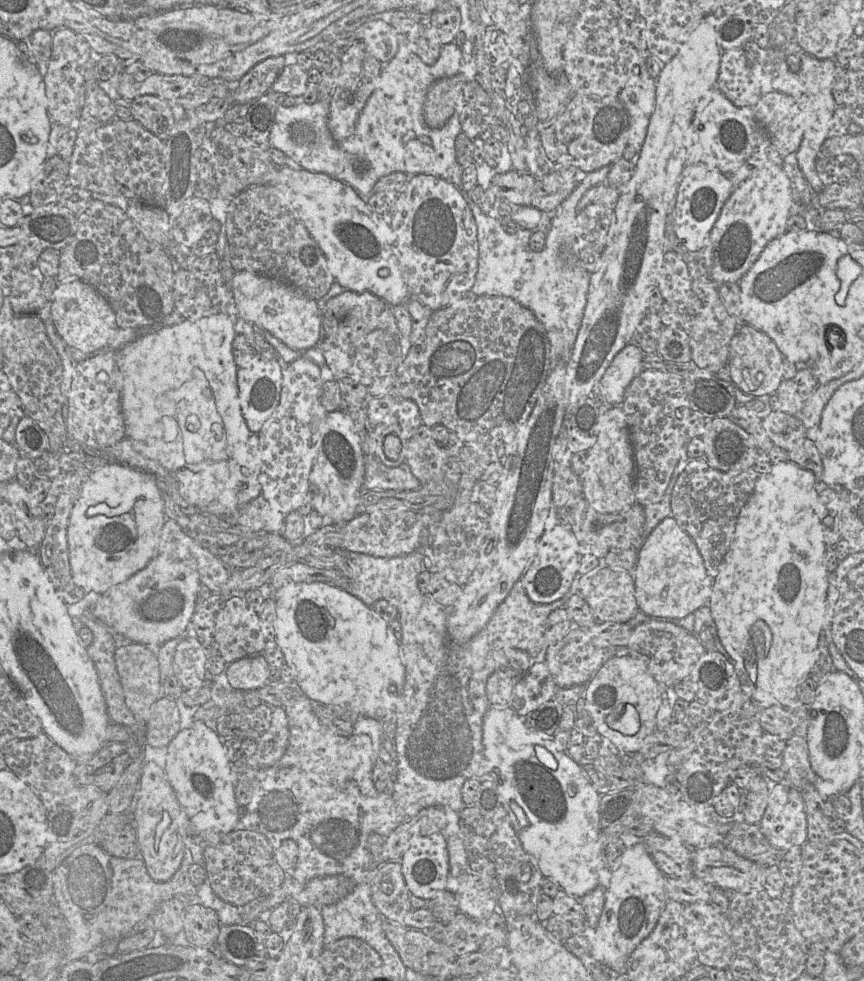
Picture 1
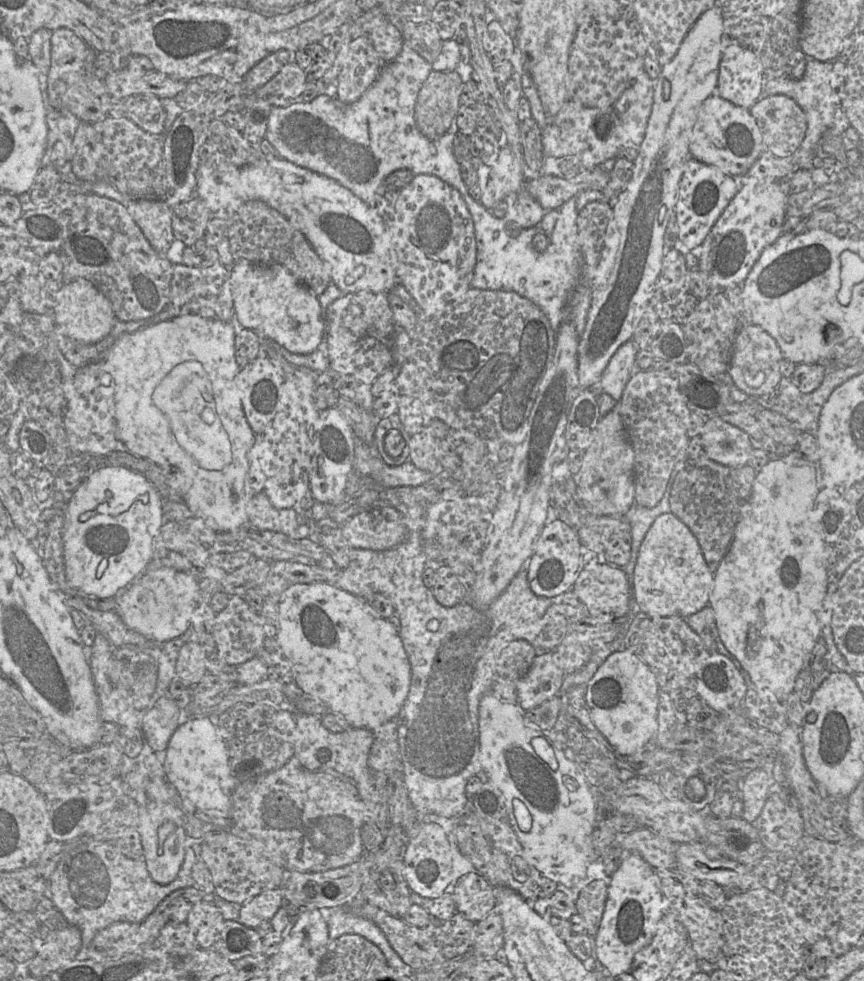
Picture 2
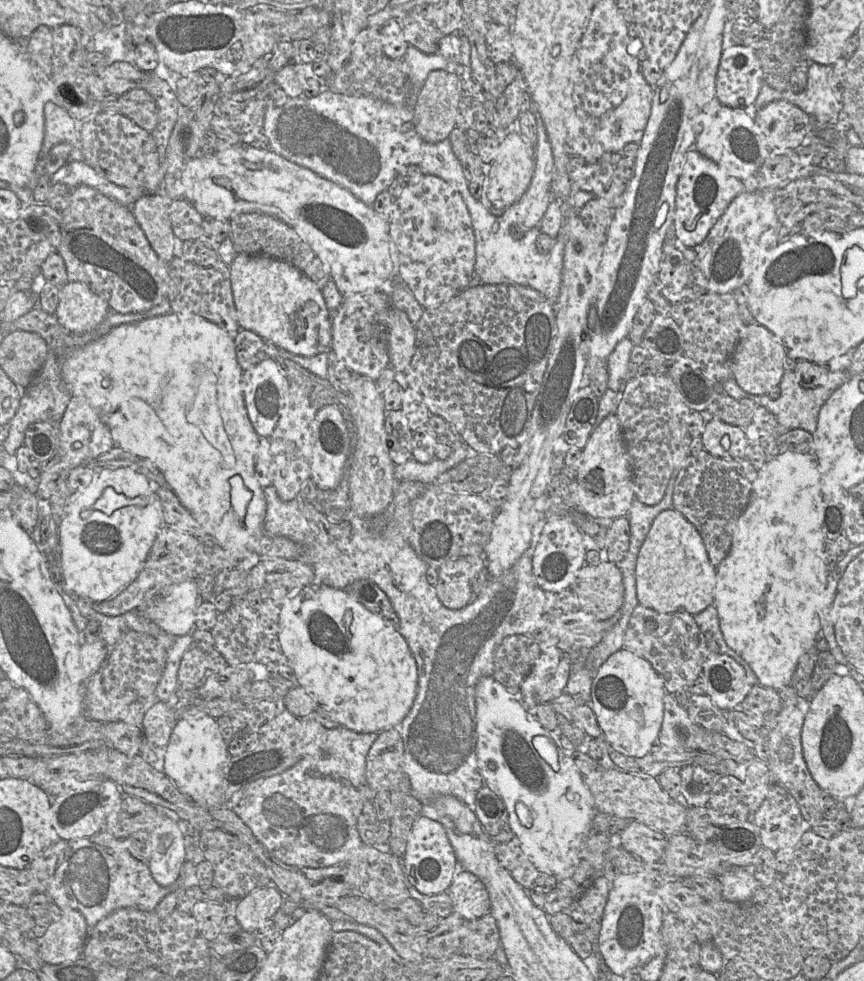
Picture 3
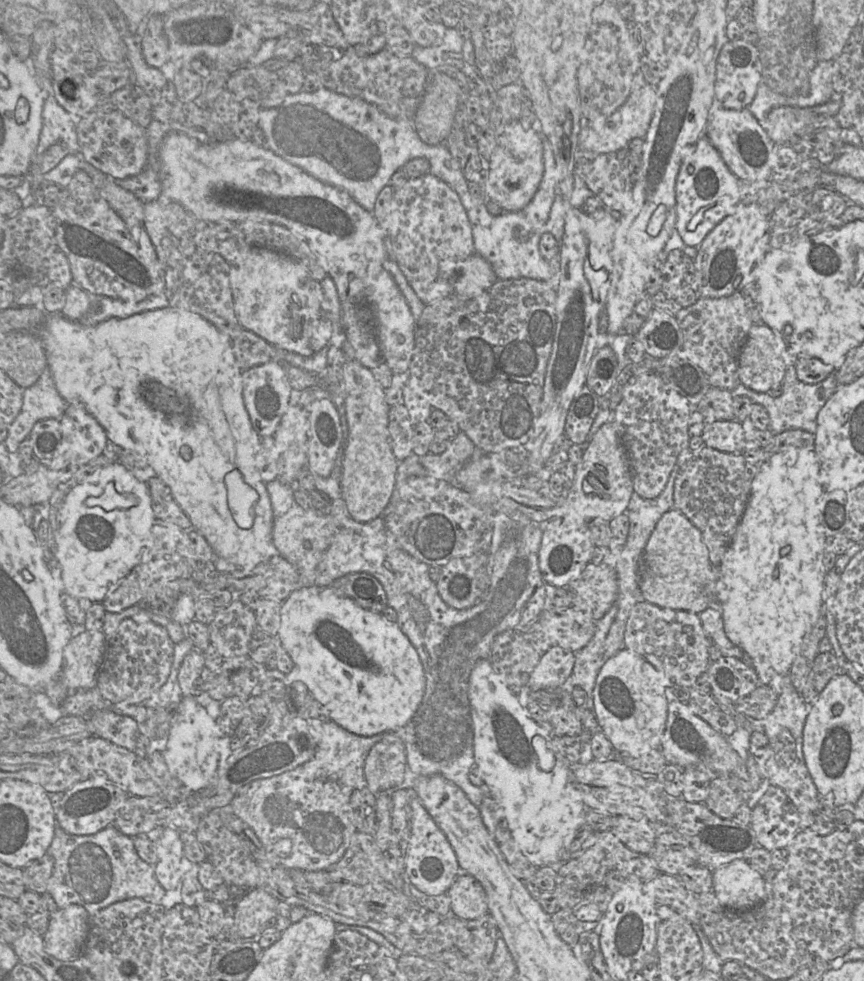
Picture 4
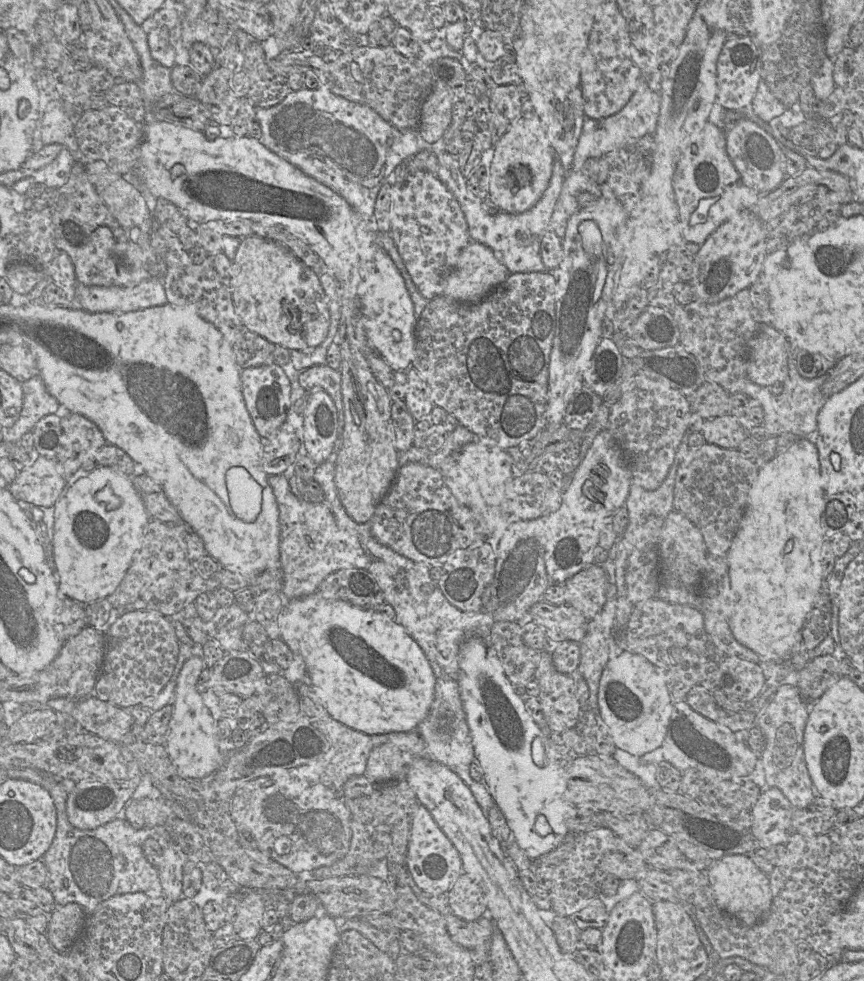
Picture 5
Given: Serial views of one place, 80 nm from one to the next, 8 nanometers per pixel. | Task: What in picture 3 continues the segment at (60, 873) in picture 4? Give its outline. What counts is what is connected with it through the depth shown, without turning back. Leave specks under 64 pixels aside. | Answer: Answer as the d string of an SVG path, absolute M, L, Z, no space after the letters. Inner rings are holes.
M105 831L91 837L58 840L56 844L58 863L46 893L62 911L79 911L89 929L120 908L155 911L158 903L175 890L174 885L158 885L148 865L134 858L123 840Z

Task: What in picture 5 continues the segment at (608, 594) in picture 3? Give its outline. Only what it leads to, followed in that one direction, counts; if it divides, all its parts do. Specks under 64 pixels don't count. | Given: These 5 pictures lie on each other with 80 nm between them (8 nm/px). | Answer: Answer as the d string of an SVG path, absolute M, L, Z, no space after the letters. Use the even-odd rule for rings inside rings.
M601 565L587 566L563 585L565 605L572 606L588 620L594 618L606 602L607 574Z

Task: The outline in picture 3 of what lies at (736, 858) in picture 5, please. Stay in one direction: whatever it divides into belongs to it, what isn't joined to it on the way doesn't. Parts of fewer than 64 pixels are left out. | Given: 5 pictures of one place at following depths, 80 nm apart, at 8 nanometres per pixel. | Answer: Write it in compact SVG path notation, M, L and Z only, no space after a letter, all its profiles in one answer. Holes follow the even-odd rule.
M731 868L719 876L723 900L735 903L748 902L762 885L750 869Z

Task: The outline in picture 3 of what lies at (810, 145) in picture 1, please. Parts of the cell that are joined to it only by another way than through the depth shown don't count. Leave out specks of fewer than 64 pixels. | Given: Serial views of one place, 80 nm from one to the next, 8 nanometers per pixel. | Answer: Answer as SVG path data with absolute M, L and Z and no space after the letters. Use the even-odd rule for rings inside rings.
M840 57L833 65L810 62L807 85L803 91L793 92L777 90L767 83L764 83L754 106L742 109L746 109L755 118L756 113L767 104L777 100L786 100L797 105L804 112L811 115L816 125L836 125L838 114L842 110L842 96L845 91L847 80L847 63L848 60L843 57Z

